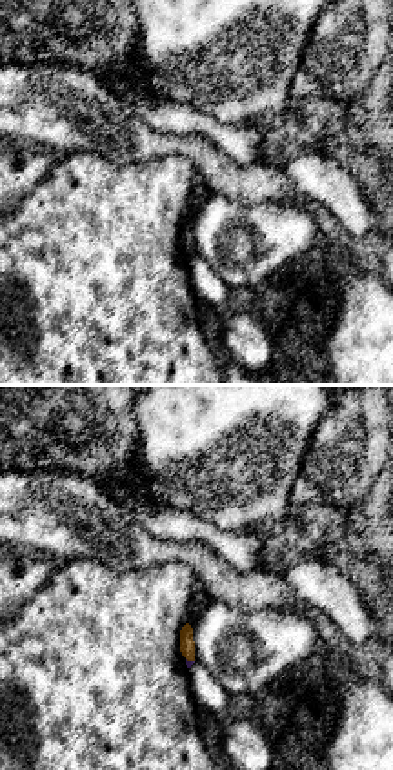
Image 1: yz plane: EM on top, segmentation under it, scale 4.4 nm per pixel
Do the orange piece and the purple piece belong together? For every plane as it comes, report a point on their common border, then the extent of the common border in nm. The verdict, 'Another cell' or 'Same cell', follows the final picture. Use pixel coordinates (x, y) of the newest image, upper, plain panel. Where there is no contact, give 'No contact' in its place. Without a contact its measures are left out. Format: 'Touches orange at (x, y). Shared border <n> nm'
Touches orange at (190, 253). Shared border 40 nm

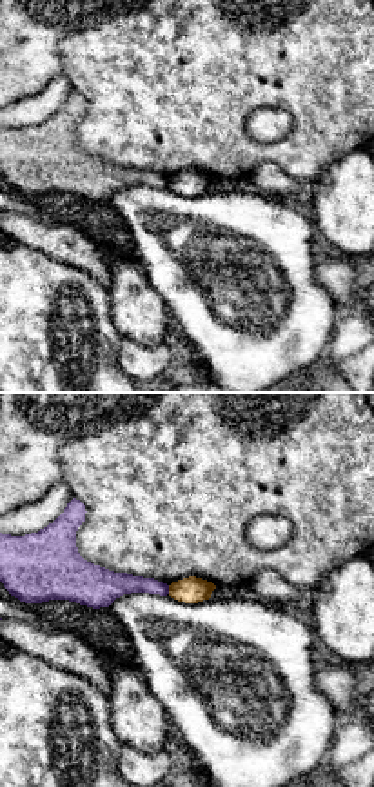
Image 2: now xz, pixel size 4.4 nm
Touches orange at (169, 182). Shared border 40 nm

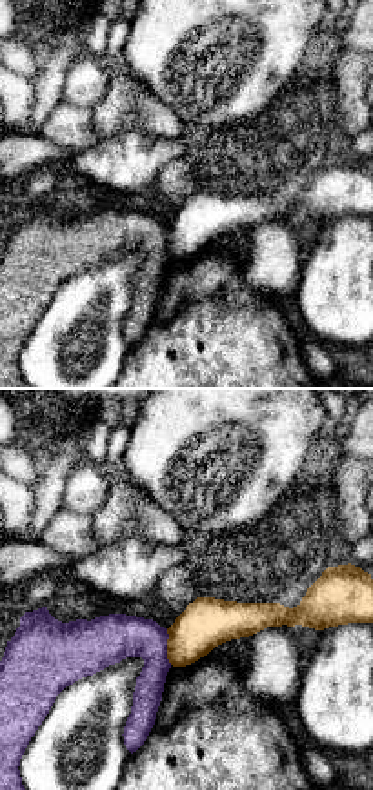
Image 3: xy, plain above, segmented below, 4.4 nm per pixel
Touches orange at (168, 240). Shared border 160 nm

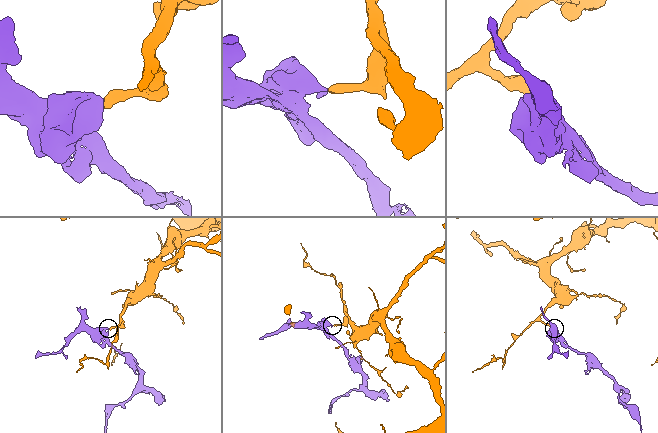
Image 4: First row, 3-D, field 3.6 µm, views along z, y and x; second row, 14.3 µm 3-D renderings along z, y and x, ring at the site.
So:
Another cell

